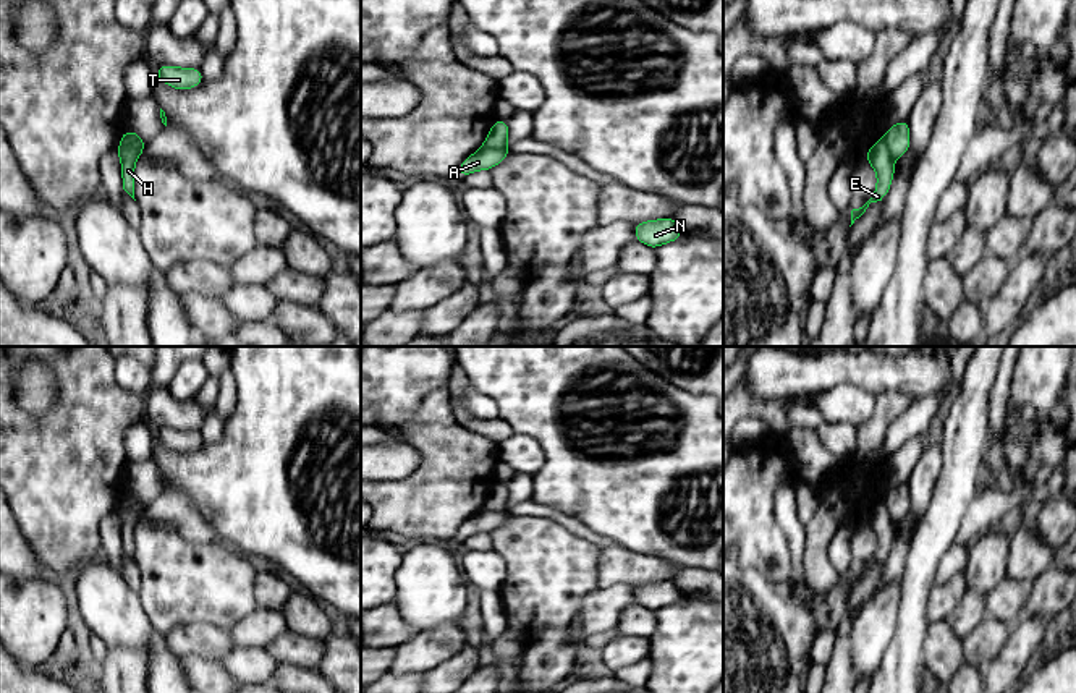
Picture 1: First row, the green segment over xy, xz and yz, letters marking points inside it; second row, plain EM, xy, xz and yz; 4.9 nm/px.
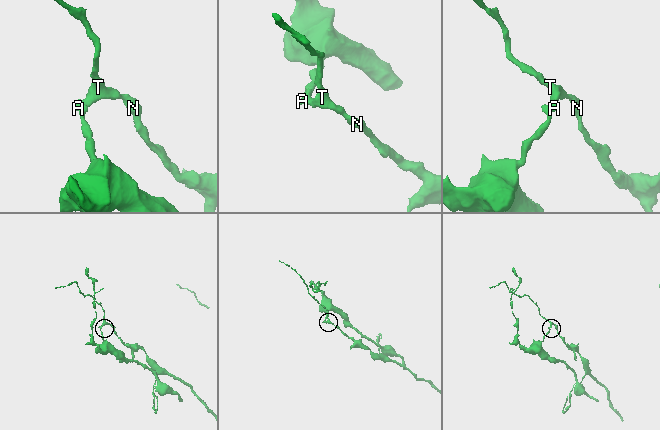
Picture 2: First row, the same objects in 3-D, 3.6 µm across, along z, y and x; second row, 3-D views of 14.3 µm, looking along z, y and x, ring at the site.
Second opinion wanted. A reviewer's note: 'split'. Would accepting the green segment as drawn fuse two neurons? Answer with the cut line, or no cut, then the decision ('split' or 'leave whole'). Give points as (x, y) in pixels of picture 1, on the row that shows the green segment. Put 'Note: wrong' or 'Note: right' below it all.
xy (143, 146), (120, 148) | split
Note: right

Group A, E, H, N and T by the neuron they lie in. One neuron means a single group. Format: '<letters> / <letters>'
A N T / E H

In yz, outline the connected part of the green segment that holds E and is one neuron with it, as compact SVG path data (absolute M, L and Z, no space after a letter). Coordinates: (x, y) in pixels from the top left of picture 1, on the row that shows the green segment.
M879 139L864 155L864 159L874 167L877 172L877 188L874 189L872 198L859 209L851 210L851 225L856 219L859 219L871 202L877 202L887 198L892 180L895 176L893 157L887 147L887 141Z

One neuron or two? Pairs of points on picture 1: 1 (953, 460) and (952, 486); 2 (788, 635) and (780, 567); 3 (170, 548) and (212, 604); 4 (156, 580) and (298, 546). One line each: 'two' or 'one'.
1: one
2: two
3: one
4: two

